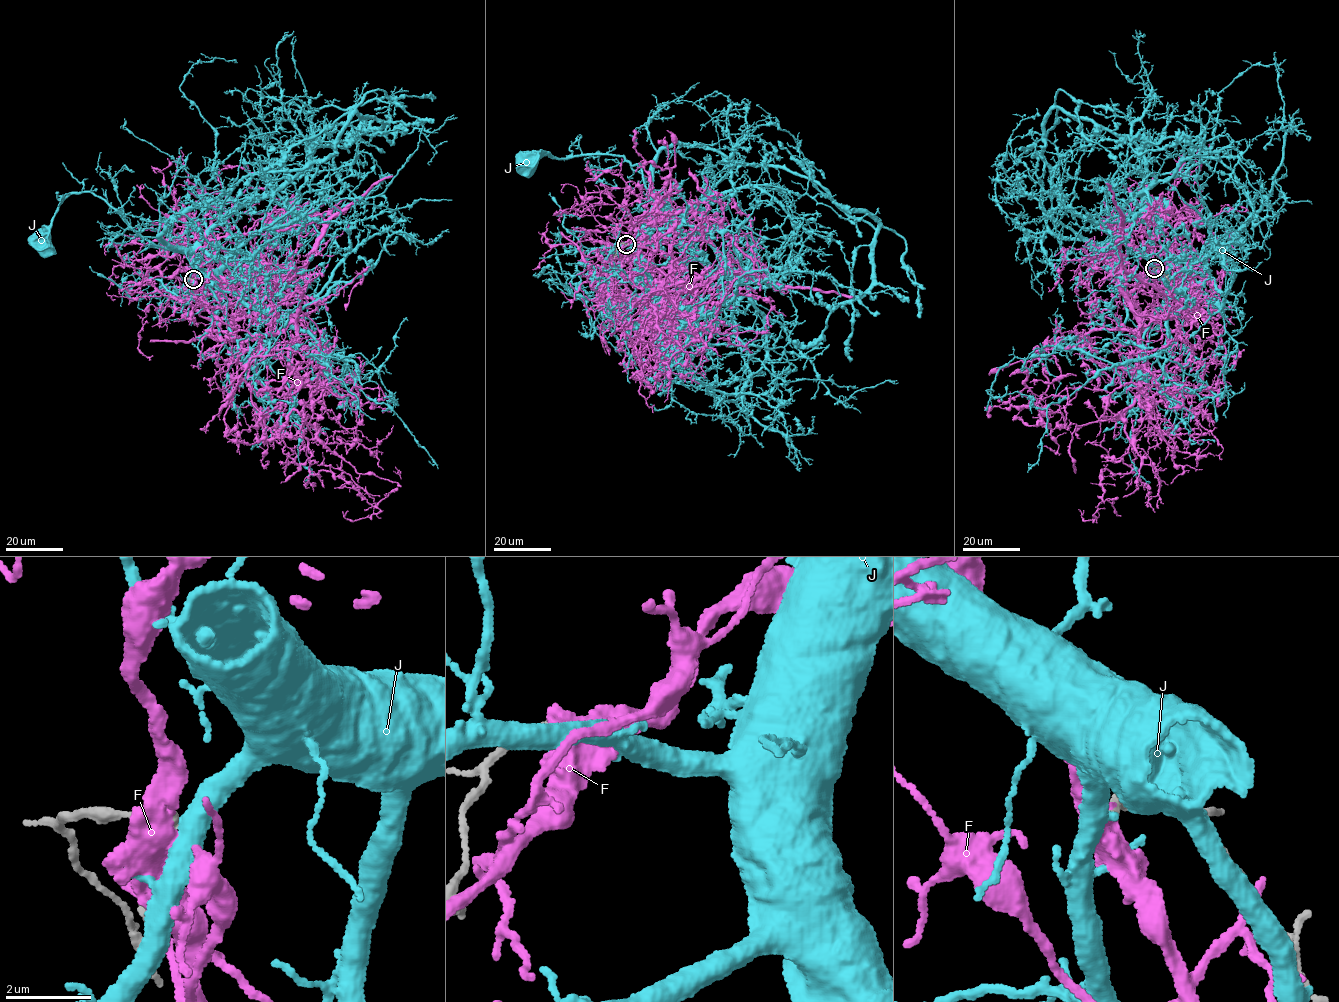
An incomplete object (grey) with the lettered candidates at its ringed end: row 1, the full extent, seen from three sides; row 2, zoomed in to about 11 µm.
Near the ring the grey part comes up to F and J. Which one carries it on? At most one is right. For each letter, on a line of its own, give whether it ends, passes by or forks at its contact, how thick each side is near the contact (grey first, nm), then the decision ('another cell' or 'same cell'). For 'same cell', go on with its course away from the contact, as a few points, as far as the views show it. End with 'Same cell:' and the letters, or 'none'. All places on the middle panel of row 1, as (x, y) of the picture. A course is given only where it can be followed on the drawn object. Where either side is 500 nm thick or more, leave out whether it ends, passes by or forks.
F: 170/600 nm | another cell
J: it passes by | 140/400 nm | same cell | via (626, 244), (634, 244), (651, 205), (638, 165), (606, 153), (558, 159), (532, 156), (522, 163)
Same cell: J

